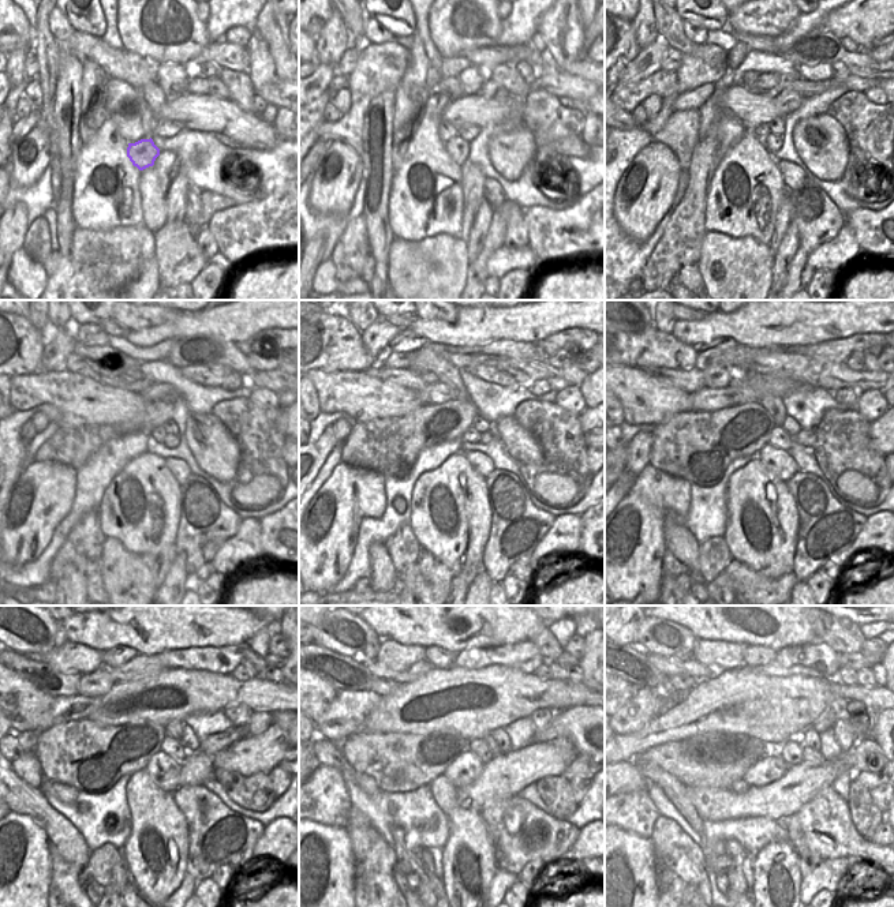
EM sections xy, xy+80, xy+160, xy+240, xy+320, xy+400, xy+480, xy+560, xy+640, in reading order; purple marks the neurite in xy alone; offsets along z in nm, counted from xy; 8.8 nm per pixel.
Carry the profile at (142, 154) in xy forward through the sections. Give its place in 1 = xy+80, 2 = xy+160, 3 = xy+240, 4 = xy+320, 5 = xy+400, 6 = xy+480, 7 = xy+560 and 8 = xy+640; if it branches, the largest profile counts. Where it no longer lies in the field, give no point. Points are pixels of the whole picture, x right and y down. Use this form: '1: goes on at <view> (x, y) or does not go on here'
1: goes on at xy+80 (457, 147)
2: goes on at xy+160 (773, 142)
3: goes on at xy+240 (171, 441)
4: goes on at xy+320 (486, 438)
5: goes on at xy+400 (805, 438)
6: goes on at xy+480 (216, 742)
7: goes on at xy+560 (576, 723)
8: goes on at xy+640 (882, 731)

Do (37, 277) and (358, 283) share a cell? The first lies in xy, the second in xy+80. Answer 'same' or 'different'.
same

